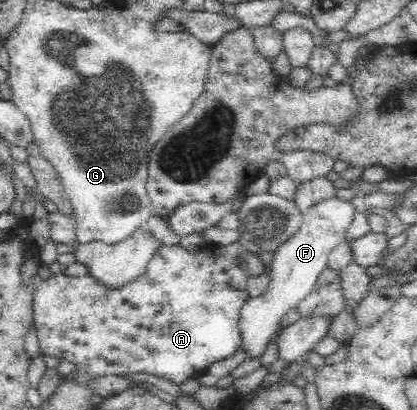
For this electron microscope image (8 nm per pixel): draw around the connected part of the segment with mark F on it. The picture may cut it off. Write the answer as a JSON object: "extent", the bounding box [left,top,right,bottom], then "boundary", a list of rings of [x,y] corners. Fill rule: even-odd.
{"extent":[239,197,355,358],"boundary":[[[337,197],[320,200],[302,213],[303,220],[298,231],[274,252],[268,271],[267,290],[257,297],[249,297],[240,308],[239,350],[245,353],[245,358],[261,357],[271,341],[275,340],[273,336],[280,332],[283,317],[313,290],[319,275],[327,268],[329,253],[337,245],[348,242],[346,234],[355,213],[351,201]]]}

